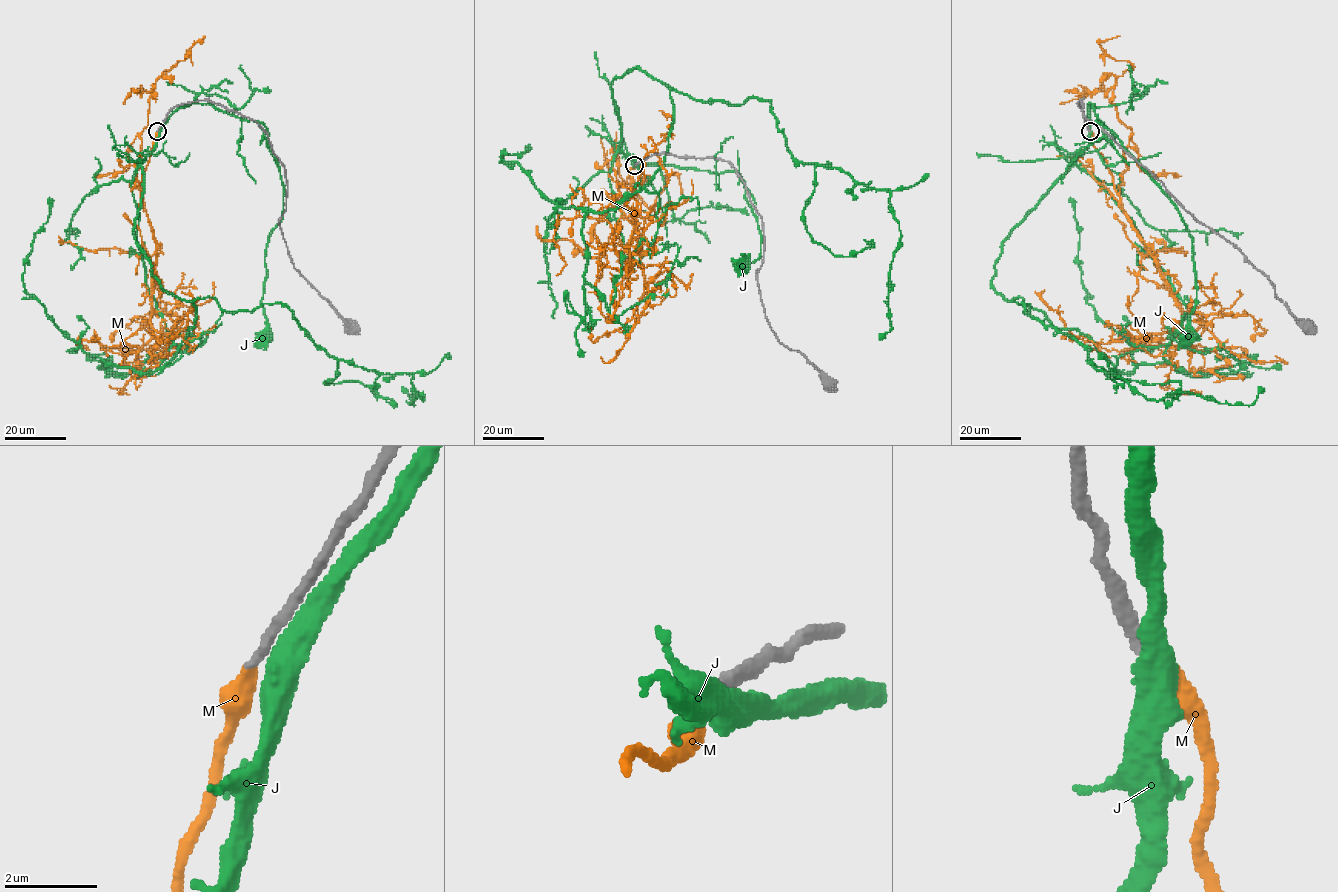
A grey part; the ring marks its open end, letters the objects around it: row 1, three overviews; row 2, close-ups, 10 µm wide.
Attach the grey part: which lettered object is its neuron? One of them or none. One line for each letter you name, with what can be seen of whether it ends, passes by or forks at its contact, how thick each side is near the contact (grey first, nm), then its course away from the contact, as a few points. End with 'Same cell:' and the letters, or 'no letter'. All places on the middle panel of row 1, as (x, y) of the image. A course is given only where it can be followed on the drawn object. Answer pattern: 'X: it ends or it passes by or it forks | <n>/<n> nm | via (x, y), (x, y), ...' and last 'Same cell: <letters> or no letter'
M: it ends | 240/420 nm | via (635, 165), (618, 188), (633, 218), (628, 257), (642, 233), (635, 197), (643, 158), (672, 121), (659, 110)
Same cell: M

